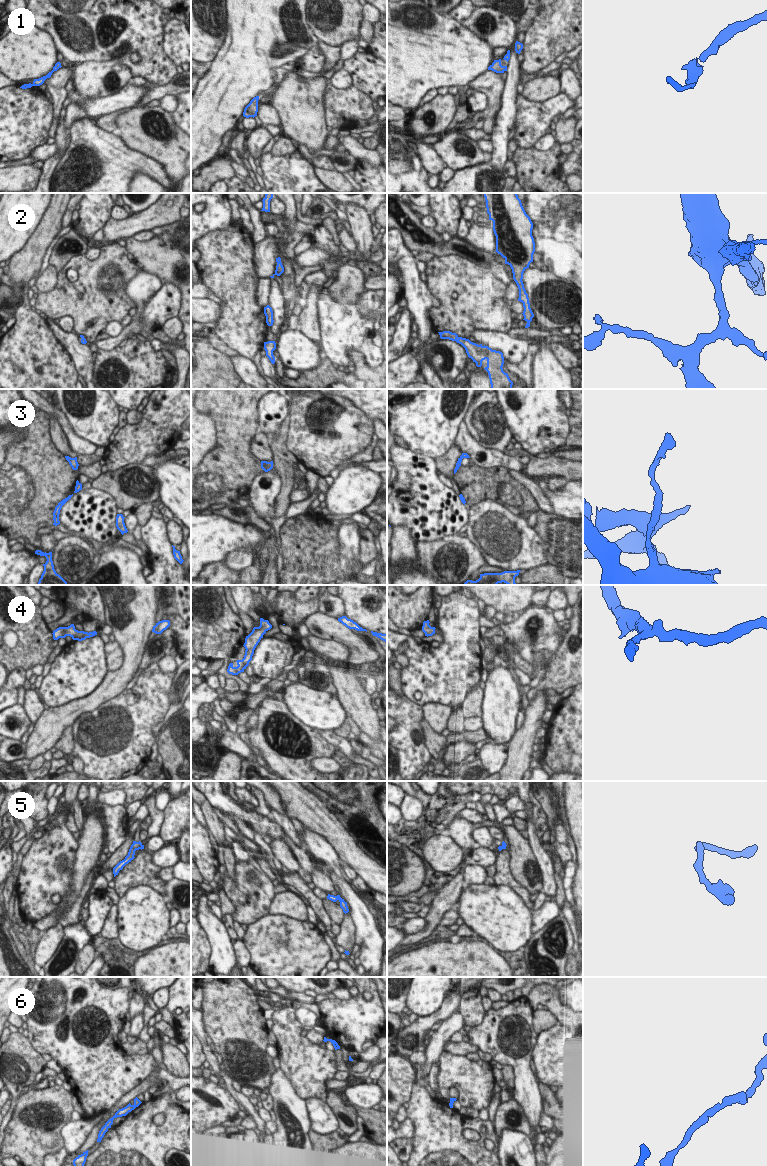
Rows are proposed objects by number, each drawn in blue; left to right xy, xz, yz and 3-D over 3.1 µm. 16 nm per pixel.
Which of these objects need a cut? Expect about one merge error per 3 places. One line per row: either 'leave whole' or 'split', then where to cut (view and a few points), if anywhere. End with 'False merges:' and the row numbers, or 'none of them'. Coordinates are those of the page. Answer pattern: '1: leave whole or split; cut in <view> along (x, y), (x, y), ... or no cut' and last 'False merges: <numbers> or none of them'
1: leave whole; no cut
2: leave whole; no cut
3: leave whole; no cut
4: leave whole; no cut
5: split; cut in xy along (141, 844), (138, 848)
6: leave whole; no cut
False merges: 5

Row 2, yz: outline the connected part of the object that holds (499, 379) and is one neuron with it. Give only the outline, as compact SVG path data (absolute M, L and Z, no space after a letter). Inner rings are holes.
M450 331L438 332L441 339L449 339L461 344L469 358L476 363L477 367L482 366L482 361L487 360L484 368L489 375L491 389L512 389L513 382L507 373L503 371L504 357L500 351L492 350L488 346L478 345L469 339L459 337Z

